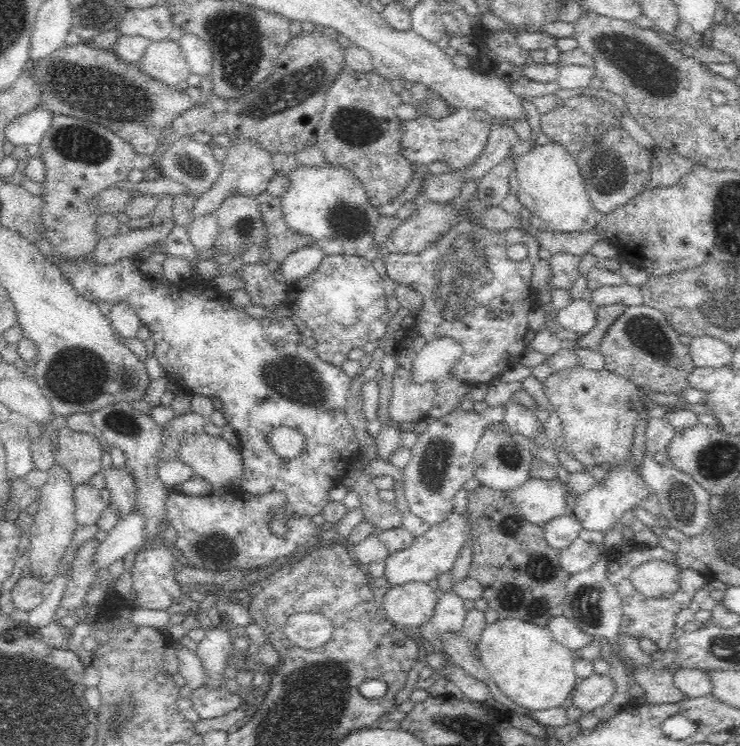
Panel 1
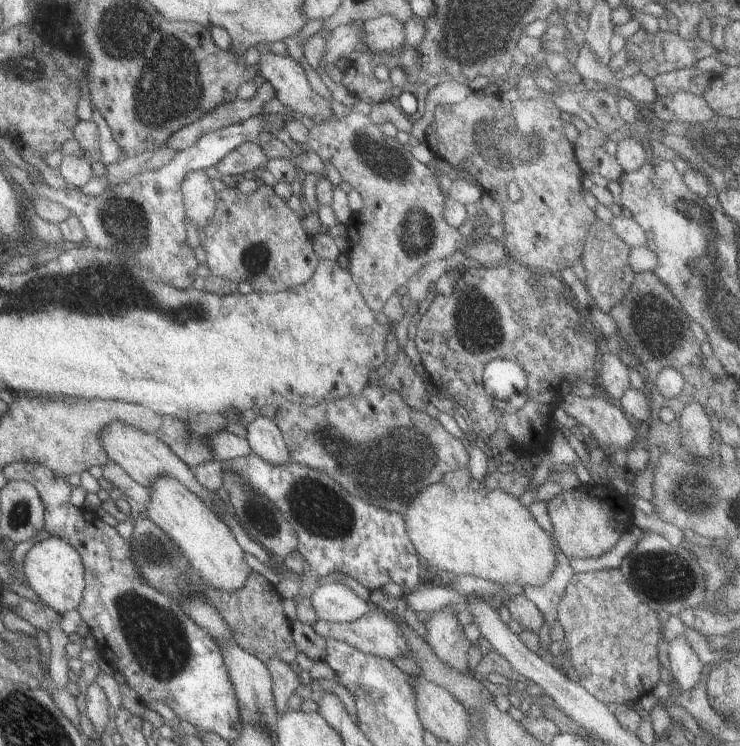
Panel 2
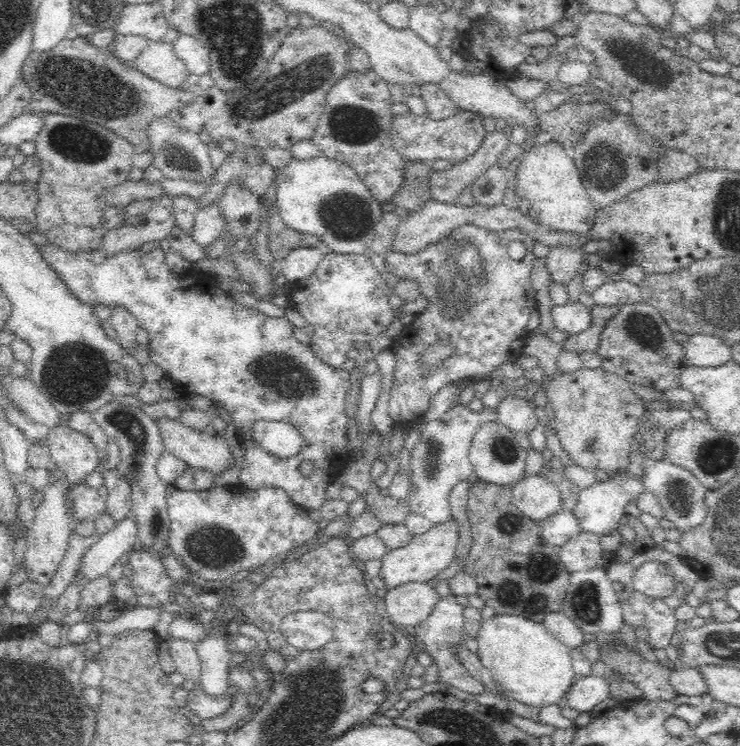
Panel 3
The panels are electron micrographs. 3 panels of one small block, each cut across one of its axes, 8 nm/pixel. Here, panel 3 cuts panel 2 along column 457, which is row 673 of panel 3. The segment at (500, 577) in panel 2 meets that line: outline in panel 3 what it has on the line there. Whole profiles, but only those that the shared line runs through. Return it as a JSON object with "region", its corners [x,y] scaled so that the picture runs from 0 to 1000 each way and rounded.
{"region":[[[669,824],[653,831],[642,857],[649,887],[682,933],[724,949],[762,942],[777,906],[772,870],[743,850],[734,835],[720,834],[708,826]]]}

